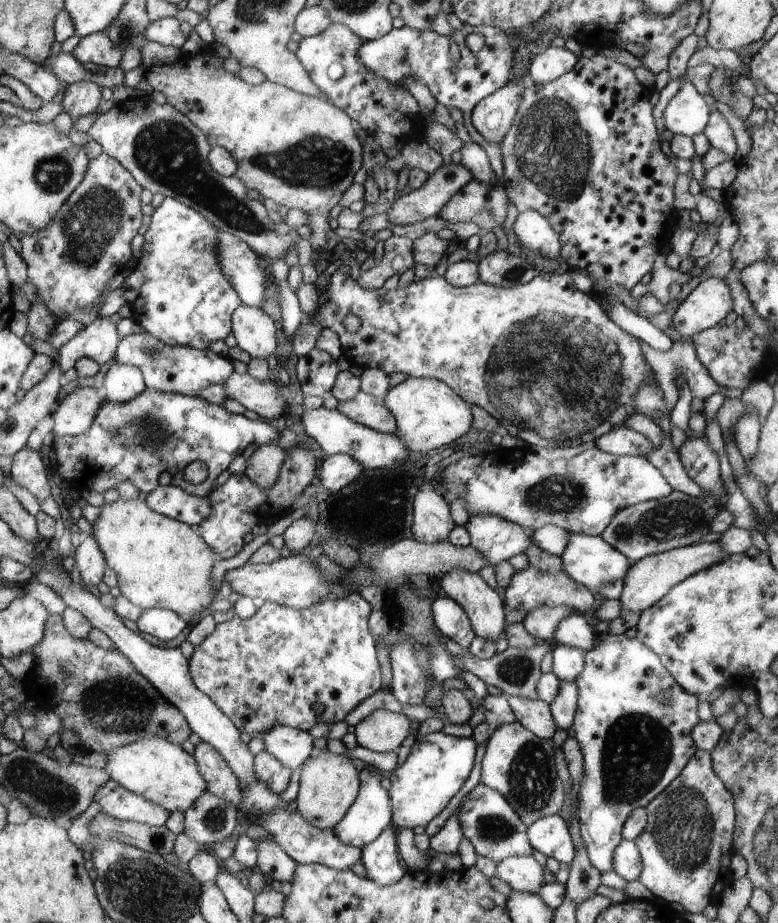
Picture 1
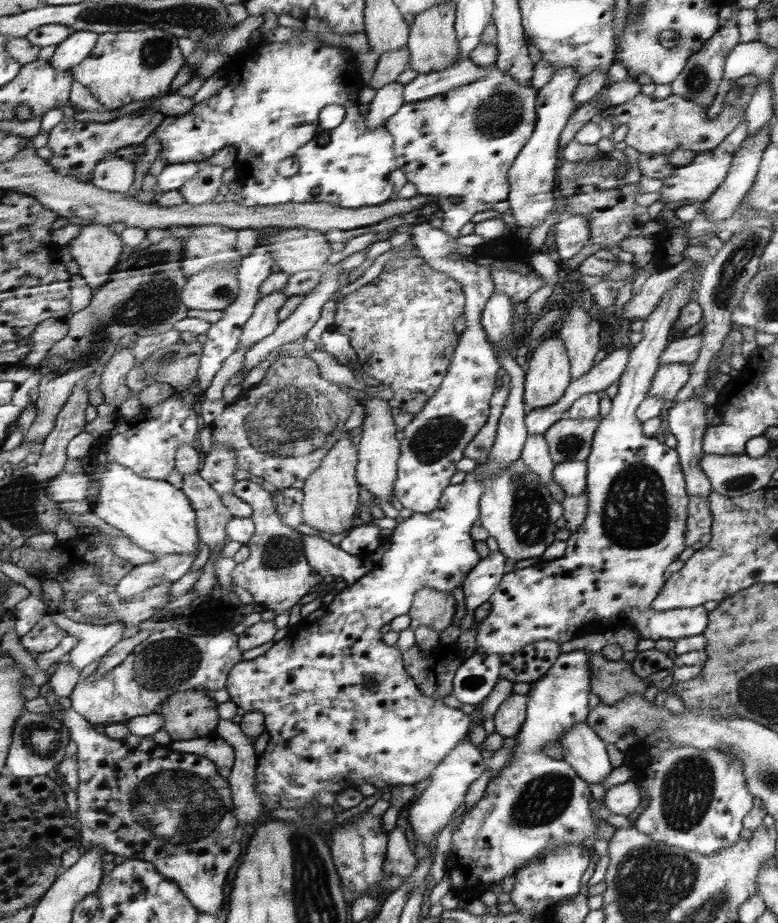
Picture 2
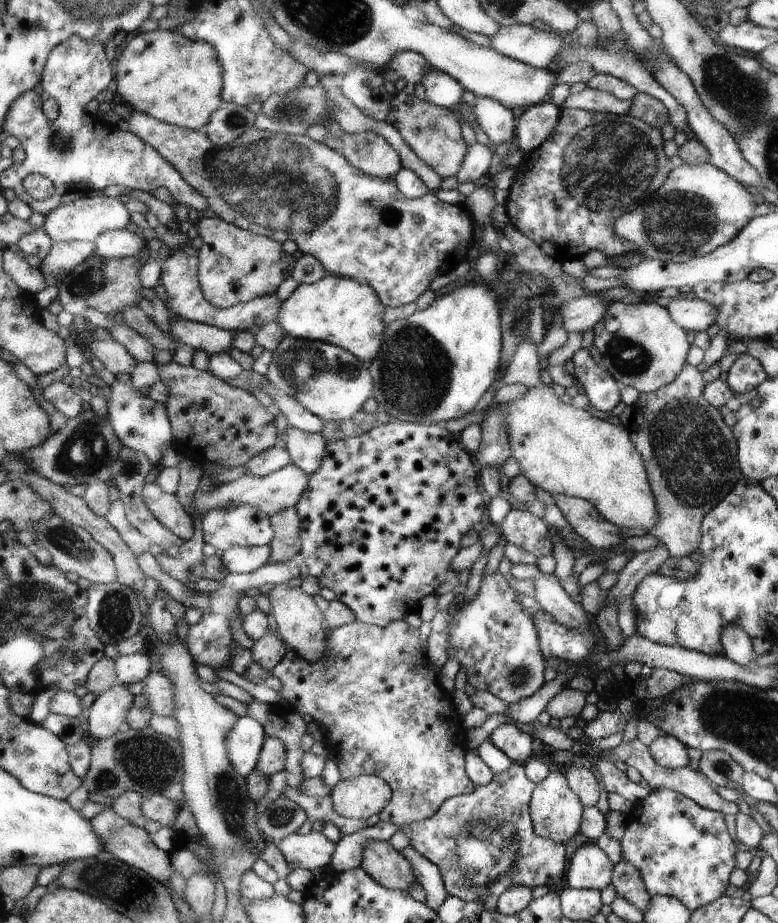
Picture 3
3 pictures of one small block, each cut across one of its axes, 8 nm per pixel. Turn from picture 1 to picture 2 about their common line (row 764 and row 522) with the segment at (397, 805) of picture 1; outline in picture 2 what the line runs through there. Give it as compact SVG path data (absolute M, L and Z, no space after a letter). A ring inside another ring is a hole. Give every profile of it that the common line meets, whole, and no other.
M495 290L495 291L494 291L494 292L493 292L493 295L492 295L492 296L491 296L491 297L490 297L490 300L488 300L488 302L487 302L487 303L486 303L486 306L485 306L485 307L484 307L484 310L483 310L483 311L482 311L482 314L481 314L481 323L482 323L482 326L483 326L483 327L484 327L484 330L485 330L485 334L486 334L486 335L487 335L487 337L488 337L488 341L489 341L489 343L492 343L492 345L494 345L494 348L498 348L498 349L500 349L500 354L498 354L498 357L497 357L497 359L498 359L498 360L499 360L499 363L500 363L500 364L501 364L501 368L502 368L502 372L503 372L503 373L505 373L505 374L508 374L508 376L510 376L510 391L508 391L508 392L507 392L507 396L508 396L508 398L507 398L507 400L506 400L506 403L505 403L505 405L504 405L504 408L503 408L503 410L502 410L502 414L501 414L501 416L500 416L500 418L499 418L499 421L498 421L498 428L497 428L497 432L496 432L496 436L495 436L495 441L494 441L494 443L493 443L493 445L492 445L492 446L491 446L491 448L490 448L490 450L488 450L488 451L487 451L487 452L486 452L486 453L485 453L485 454L484 454L484 455L485 455L485 456L486 456L486 457L484 457L484 459L483 459L483 461L484 461L484 462L485 462L485 466L483 466L483 468L481 468L481 470L479 470L479 472L473 472L473 471L472 471L472 472L470 472L470 473L467 473L467 475L466 475L466 476L465 476L465 479L464 479L464 480L463 480L463 482L462 482L462 483L460 483L460 484L452 484L452 485L451 485L451 487L448 487L448 488L447 488L447 490L446 490L446 491L444 491L444 492L443 492L443 495L442 495L442 496L441 496L441 497L440 497L440 504L439 504L439 506L438 506L438 507L436 507L436 508L435 508L435 510L434 510L434 511L432 511L432 512L429 512L429 513L428 513L428 514L424 514L424 513L413 513L413 514L412 514L412 515L411 515L411 516L410 516L410 517L409 517L409 518L405 518L405 519L403 519L403 518L401 518L401 519L399 519L399 521L398 521L398 524L397 524L397 526L396 526L396 527L395 527L395 528L394 528L394 529L393 529L393 530L392 530L392 534L391 534L391 535L390 535L390 536L389 536L389 543L390 543L390 544L391 544L391 545L390 545L390 548L389 548L389 549L388 549L388 550L387 550L387 551L386 551L386 552L385 552L385 553L384 553L384 554L383 554L383 556L382 556L382 558L381 558L381 561L380 561L380 562L379 562L379 563L378 563L378 564L375 564L375 565L374 565L374 566L373 566L373 567L372 567L372 568L371 568L371 569L370 569L370 570L369 570L369 571L368 571L368 572L367 572L367 573L366 573L366 574L365 574L365 575L364 575L364 576L363 576L363 578L360 578L360 579L359 579L359 580L357 580L357 582L356 582L356 583L354 583L354 584L351 584L351 585L350 585L350 586L348 586L348 587L346 587L346 588L345 588L345 589L343 589L343 590L342 590L342 591L341 591L341 592L340 592L340 593L338 593L338 594L337 594L337 595L336 595L336 596L335 596L335 597L334 597L334 599L333 599L333 600L332 600L332 601L331 601L331 602L330 602L330 603L328 603L328 604L327 604L327 603L322 603L322 605L321 605L321 607L319 607L319 608L318 608L318 609L317 609L317 610L315 610L315 611L314 611L314 612L313 612L313 613L311 613L311 614L310 614L310 615L308 615L308 616L306 616L306 617L304 617L304 618L302 618L302 619L301 619L301 621L300 621L300 622L298 622L298 623L297 623L297 624L296 624L296 625L294 625L294 626L292 626L292 627L289 627L289 628L288 628L288 629L287 629L287 631L286 631L286 632L285 632L285 633L282 633L282 634L280 634L280 635L279 635L279 636L278 636L278 638L277 638L277 639L275 639L275 640L274 640L274 644L273 644L273 646L272 646L272 647L271 647L271 648L270 648L270 649L269 649L269 650L268 650L268 651L266 651L266 652L265 652L265 653L264 653L264 654L262 654L262 655L260 655L260 656L258 656L258 657L256 657L256 658L255 658L255 659L251 659L251 660L243 660L243 661L242 661L242 660L241 660L241 661L240 661L240 662L239 662L239 663L238 663L238 664L235 664L235 666L234 666L234 667L232 667L232 668L231 668L231 672L230 672L230 676L228 676L228 680L227 680L227 687L226 687L226 688L225 688L225 690L226 690L226 691L227 691L227 692L228 692L228 693L229 693L229 694L230 694L230 700L231 700L231 702L233 702L233 703L234 703L234 704L235 704L235 705L237 705L237 706L238 706L238 707L239 707L239 708L242 708L242 709L243 709L243 710L244 710L244 711L246 711L246 712L252 712L252 710L256 710L256 712L262 712L262 714L264 714L264 715L265 715L265 716L264 716L264 718L265 718L265 728L266 728L266 731L268 731L268 734L269 734L269 737L270 737L270 740L268 740L268 746L266 746L266 748L264 748L264 752L262 752L262 755L260 755L260 756L257 756L257 766L256 766L256 770L255 770L255 779L256 779L256 784L255 784L255 786L256 786L256 791L257 791L257 795L258 795L258 796L259 796L259 797L260 797L260 798L261 798L261 799L262 799L262 804L263 804L263 806L264 806L264 809L265 809L265 811L267 811L267 810L269 810L269 811L274 811L274 810L275 810L275 809L276 809L276 808L295 808L295 809L296 809L296 810L297 810L297 811L299 811L299 812L301 812L301 815L302 815L302 816L301 816L301 819L300 819L300 820L301 820L301 821L302 821L302 822L306 822L306 823L309 823L309 824L312 824L312 823L313 823L313 821L312 821L312 820L309 820L309 819L308 819L308 818L307 818L307 817L306 817L306 816L305 816L305 814L302 814L302 809L303 809L303 808L305 808L305 806L307 806L307 804L309 804L309 802L314 802L314 801L315 801L315 800L316 800L316 795L317 795L317 794L318 794L318 793L319 793L319 792L322 792L322 790L328 790L328 792L333 792L333 793L334 793L334 794L335 794L335 795L337 795L337 794L338 794L338 793L341 793L341 792L343 792L343 791L345 791L345 790L348 790L348 788L356 788L356 787L357 787L357 786L360 786L360 784L362 784L362 783L363 783L363 782L365 782L365 783L366 783L366 784L373 784L373 782L374 782L374 781L376 781L376 780L382 780L382 782L387 782L387 784L388 784L388 785L396 785L396 786L398 786L398 785L401 785L401 784L407 784L407 785L410 785L410 784L414 784L414 785L415 785L415 784L418 784L418 782L420 782L420 781L421 781L421 780L424 780L424 778L428 778L428 776L430 776L430 775L431 775L431 774L432 774L432 771L434 771L434 770L435 770L435 768L436 768L436 767L439 767L439 765L440 765L440 764L441 764L441 763L443 763L443 761L444 761L444 760L445 760L445 759L447 759L447 756L448 756L448 755L449 755L449 754L450 754L450 753L451 753L451 752L452 752L452 751L454 751L454 750L455 750L455 748L456 748L456 747L457 747L457 746L458 746L458 745L459 745L459 744L460 744L460 742L462 742L462 740L466 740L466 739L467 739L467 736L468 736L468 733L469 733L469 730L470 730L470 728L471 728L471 723L472 723L472 720L473 720L473 719L472 719L472 717L471 717L471 716L470 716L470 715L468 715L468 714L464 714L464 712L462 712L462 710L460 710L460 709L456 709L456 708L450 708L450 706L445 706L445 705L444 705L444 704L443 704L443 702L442 702L442 701L441 701L441 699L432 699L432 698L430 698L430 697L428 697L428 696L426 696L426 695L424 695L424 693L420 693L420 690L419 690L419 686L417 686L417 685L416 685L416 682L415 682L415 681L414 681L414 680L412 680L412 676L411 676L411 674L410 674L410 673L408 673L408 672L407 672L407 669L406 669L406 665L405 665L405 664L404 664L404 663L403 663L403 660L402 660L402 655L401 655L401 653L400 653L400 649L398 649L398 647L397 647L397 646L388 646L388 644L384 644L384 641L383 641L383 637L384 637L384 636L385 636L385 634L383 634L383 633L382 633L382 632L381 632L381 630L380 630L380 628L382 628L382 626L384 626L384 624L388 624L388 623L390 623L390 622L391 622L391 620L392 620L392 619L393 619L393 618L396 618L396 616L400 616L400 614L407 614L407 612L408 612L408 611L410 611L410 610L411 610L411 607L412 607L412 604L413 604L413 603L414 603L414 596L415 596L415 595L416 595L416 594L417 594L417 592L419 592L419 590L421 590L421 588L424 588L424 587L425 587L425 586L427 586L427 587L428 587L428 588L435 588L435 589L436 589L436 590L437 590L437 591L438 591L438 592L450 592L450 593L452 593L452 591L453 591L453 590L454 590L454 589L455 589L455 588L456 588L456 587L457 587L457 586L460 586L460 585L461 585L461 584L462 584L462 586L463 586L463 583L464 583L464 582L465 582L465 579L466 579L466 578L467 578L467 576L468 576L468 575L469 575L469 574L468 574L468 570L473 570L473 568L475 568L475 567L476 567L476 566L477 566L477 565L478 565L478 564L479 564L479 562L480 562L480 554L478 554L478 552L476 552L476 550L474 550L474 540L472 540L472 538L470 538L470 529L471 529L471 528L472 528L472 526L474 526L474 522L476 522L476 520L478 520L478 516L480 516L480 514L478 514L478 500L480 500L480 496L482 496L482 495L483 495L483 493L484 493L484 485L482 485L482 480L484 480L484 478L492 478L492 477L491 477L491 476L492 476L492 475L495 475L495 474L496 474L496 473L497 473L497 472L498 472L498 471L501 471L501 470L502 470L502 469L505 469L505 468L506 468L506 467L507 467L507 466L508 466L508 465L509 465L509 464L510 464L510 463L511 463L511 462L512 462L512 461L515 461L515 460L516 460L516 459L517 459L517 458L518 458L518 457L520 457L520 456L521 456L521 452L522 452L522 449L523 449L523 448L524 448L524 445L525 445L525 442L526 442L526 439L527 439L527 438L528 438L528 437L529 437L529 434L528 434L528 433L527 433L527 426L526 426L526 423L525 423L525 418L526 418L526 415L527 415L527 413L528 413L528 405L527 405L527 404L526 404L526 403L525 403L525 402L524 402L524 399L523 399L523 394L524 394L524 383L525 383L525 372L524 372L524 370L523 370L523 369L522 369L522 367L521 367L521 366L520 366L520 364L518 364L518 362L516 362L516 359L515 359L515 358L512 358L512 356L510 356L510 351L512 351L512 347L514 347L514 346L516 346L516 344L517 344L517 340L516 340L516 338L514 338L514 336L512 336L512 332L513 332L513 324L512 324L512 321L513 321L513 316L514 316L514 315L515 315L515 310L514 310L514 309L513 309L513 306L512 306L512 305L511 305L511 300L510 300L510 297L508 297L508 296L506 296L506 294L504 294L504 293L503 293L503 292L500 292L500 291L496 291L496 290Z

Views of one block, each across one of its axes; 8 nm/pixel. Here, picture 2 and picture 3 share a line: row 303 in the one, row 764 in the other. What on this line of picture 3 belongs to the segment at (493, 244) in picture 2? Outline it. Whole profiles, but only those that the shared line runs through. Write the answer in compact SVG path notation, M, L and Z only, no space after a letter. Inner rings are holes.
M512 763L510 768L502 774L495 774L494 778L486 786L475 786L470 794L453 796L448 799L434 816L415 822L396 826L378 821L374 826L356 830L349 835L342 835L336 843L334 856L330 862L330 869L346 871L349 868L360 867L362 862L362 850L368 842L389 842L395 832L403 832L409 838L410 848L414 848L435 864L440 869L446 892L453 897L464 901L482 900L485 902L488 896L499 896L508 891L512 886L537 886L556 885L564 878L566 870L566 854L564 846L560 842L548 842L548 838L542 838L534 828L531 819L530 802L534 794L536 784L528 780L525 765Z

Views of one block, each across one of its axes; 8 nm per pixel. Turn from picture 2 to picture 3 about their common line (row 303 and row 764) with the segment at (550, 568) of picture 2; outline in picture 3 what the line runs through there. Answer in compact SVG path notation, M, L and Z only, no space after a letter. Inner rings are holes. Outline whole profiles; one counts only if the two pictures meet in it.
M670 735L658 736L649 745L648 750L650 750L650 754L652 754L656 764L664 768L688 767L688 762L690 762L687 746L676 737Z

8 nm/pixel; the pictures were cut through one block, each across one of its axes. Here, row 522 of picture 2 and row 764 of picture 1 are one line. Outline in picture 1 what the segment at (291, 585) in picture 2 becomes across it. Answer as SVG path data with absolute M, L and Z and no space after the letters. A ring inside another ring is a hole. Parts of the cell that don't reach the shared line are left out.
M264 750L259 752L253 760L256 774L262 782L265 782L270 790L279 795L288 788L290 784L291 768L282 764L273 754Z

